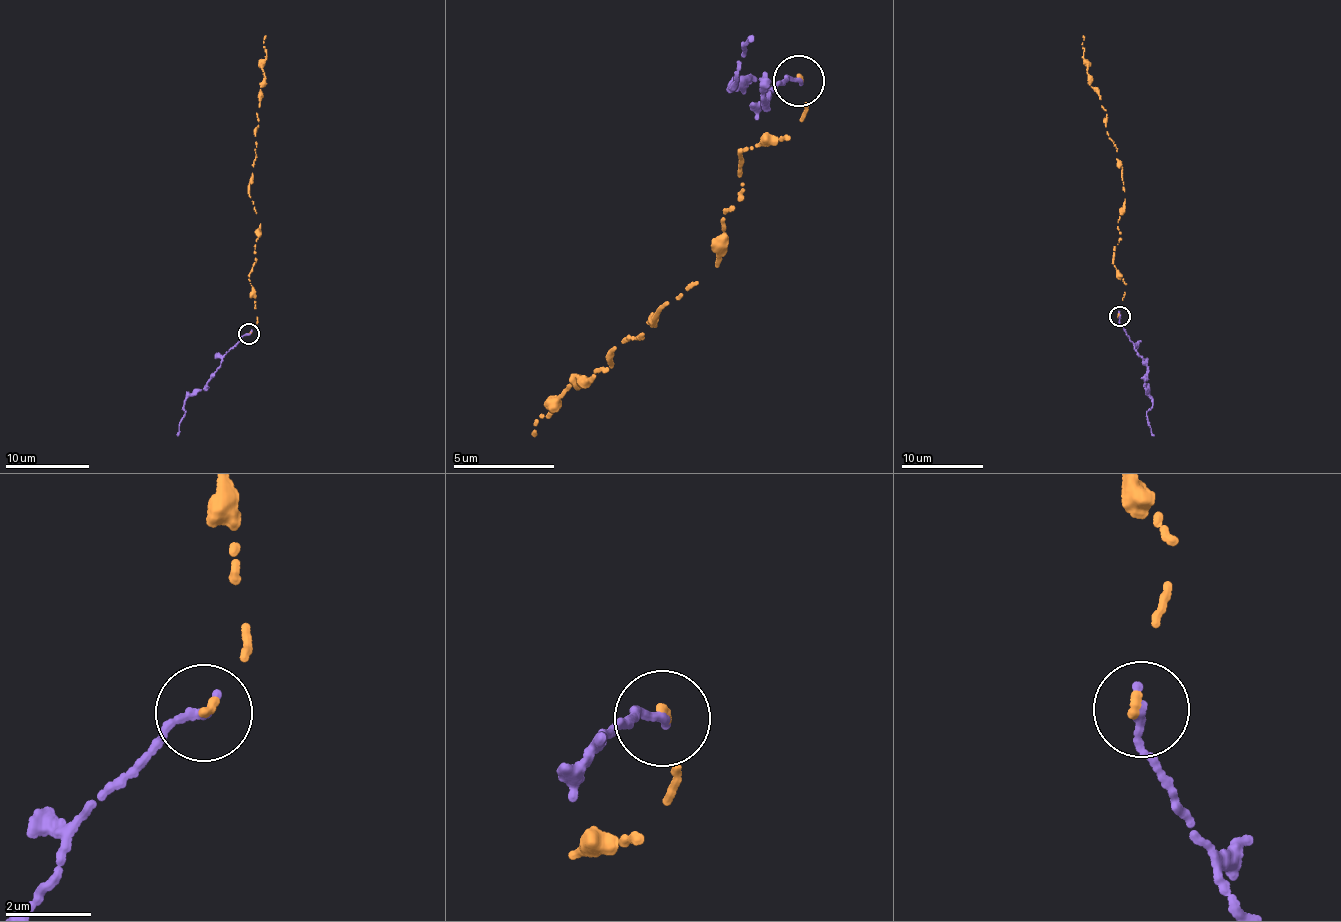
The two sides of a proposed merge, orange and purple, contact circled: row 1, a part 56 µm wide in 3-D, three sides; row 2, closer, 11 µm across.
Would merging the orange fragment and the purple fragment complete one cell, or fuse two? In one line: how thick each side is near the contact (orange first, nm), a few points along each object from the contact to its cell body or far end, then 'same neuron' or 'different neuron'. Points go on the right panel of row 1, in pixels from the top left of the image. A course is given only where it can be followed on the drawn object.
180/220 nm | orange via (1118, 315), (1125, 283), (1114, 259), (1124, 199), (1122, 167), (1107, 136), (1106, 109), (1086, 74), (1082, 36) | purple via (1120, 315), (1147, 368), (1143, 381), (1151, 408), (1146, 415), (1154, 436) | different neuron

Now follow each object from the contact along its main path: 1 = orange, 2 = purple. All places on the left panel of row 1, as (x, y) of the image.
1: (250, 333), (257, 323), (249, 273), (256, 262), (261, 224), (248, 183), (256, 157), (265, 36)
2: (249, 334), (225, 354), (203, 389), (185, 399), (184, 414), (177, 436)

